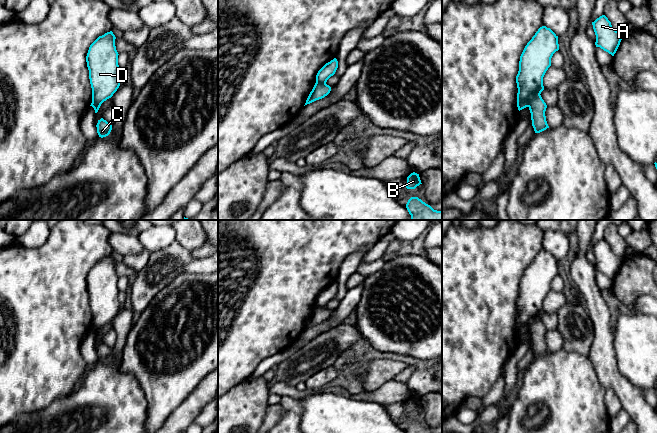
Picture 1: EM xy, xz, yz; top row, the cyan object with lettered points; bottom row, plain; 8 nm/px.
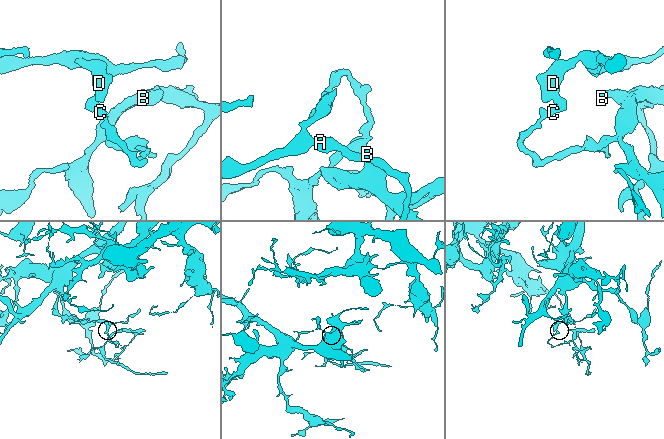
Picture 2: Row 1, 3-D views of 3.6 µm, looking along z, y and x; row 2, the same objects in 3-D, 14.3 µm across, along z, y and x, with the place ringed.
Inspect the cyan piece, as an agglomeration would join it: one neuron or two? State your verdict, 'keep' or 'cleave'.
cleave

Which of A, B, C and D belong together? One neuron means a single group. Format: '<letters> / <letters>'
A D / B C

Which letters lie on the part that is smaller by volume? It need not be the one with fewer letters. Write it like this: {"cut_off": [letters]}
{"cut_off": ["B", "C"]}

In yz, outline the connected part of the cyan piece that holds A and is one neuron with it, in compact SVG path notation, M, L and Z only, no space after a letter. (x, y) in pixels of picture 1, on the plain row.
M605 239L597 242L592 246L592 249L596 259L596 271L600 271L614 280L622 264L623 257L616 255Z

